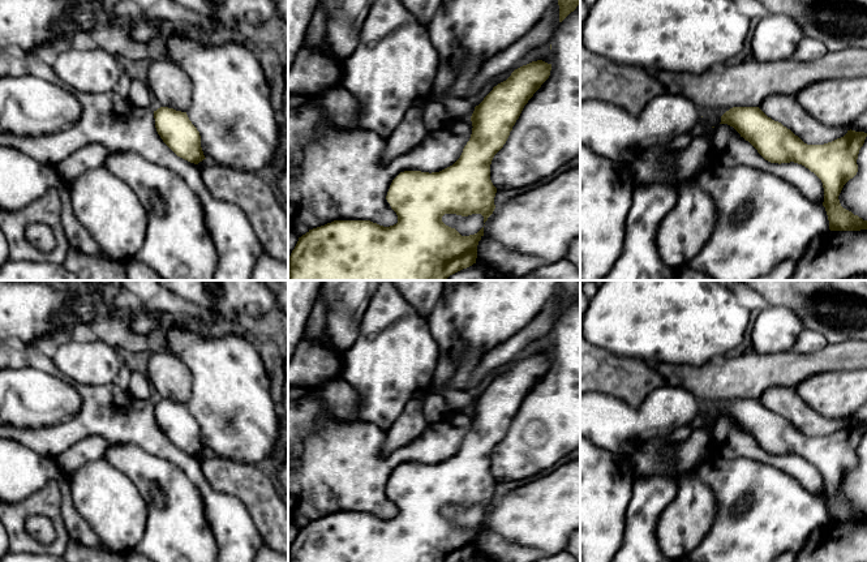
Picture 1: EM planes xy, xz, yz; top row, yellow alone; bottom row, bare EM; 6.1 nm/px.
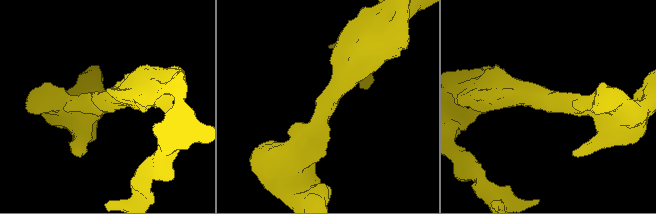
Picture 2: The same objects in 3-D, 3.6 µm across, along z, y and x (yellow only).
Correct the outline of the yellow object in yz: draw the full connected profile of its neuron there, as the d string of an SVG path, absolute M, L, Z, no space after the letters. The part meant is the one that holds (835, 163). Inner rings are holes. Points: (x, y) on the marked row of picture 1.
M733 107L721 116L720 124L733 126L765 160L794 162L814 172L823 183L823 206L830 231L867 229L867 220L844 209L838 200L844 185L858 172L857 159L867 133L850 129L832 142L807 145L759 107Z

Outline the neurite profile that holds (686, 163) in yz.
M695 137L687 147L666 151L661 160L681 181L696 179L713 162L711 140Z

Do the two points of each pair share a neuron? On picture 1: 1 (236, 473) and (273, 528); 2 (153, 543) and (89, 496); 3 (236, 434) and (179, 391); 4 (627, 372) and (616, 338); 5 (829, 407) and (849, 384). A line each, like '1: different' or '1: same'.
1: same
2: different
3: different
4: different
5: same

